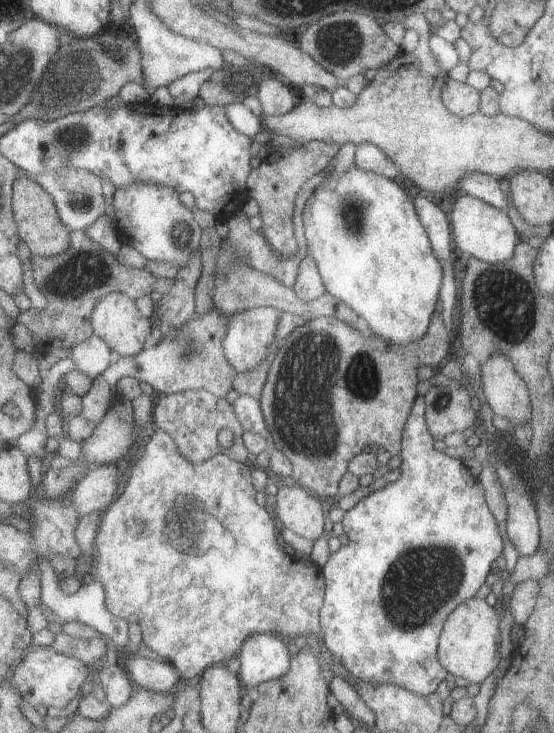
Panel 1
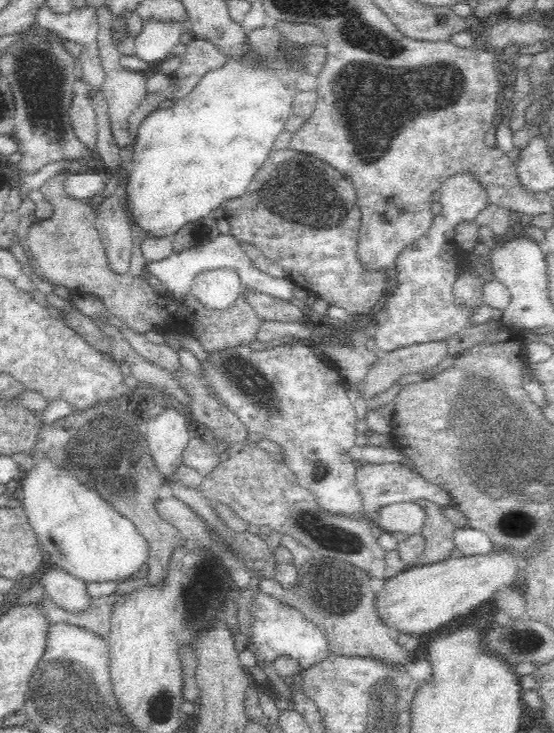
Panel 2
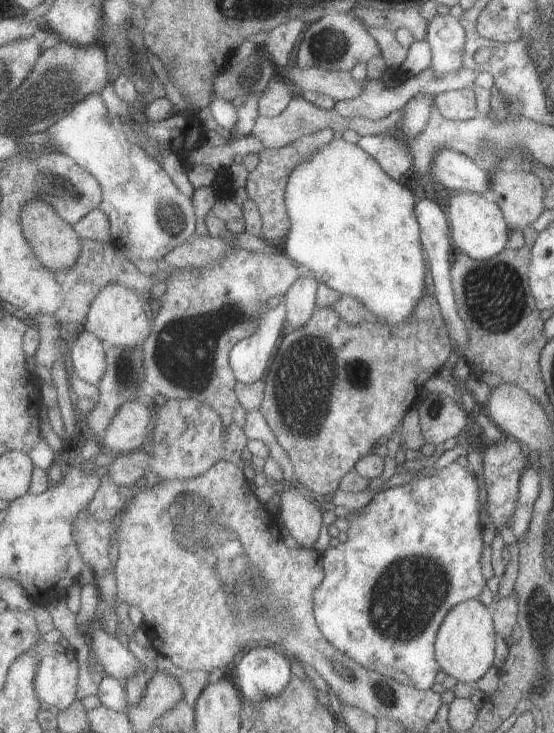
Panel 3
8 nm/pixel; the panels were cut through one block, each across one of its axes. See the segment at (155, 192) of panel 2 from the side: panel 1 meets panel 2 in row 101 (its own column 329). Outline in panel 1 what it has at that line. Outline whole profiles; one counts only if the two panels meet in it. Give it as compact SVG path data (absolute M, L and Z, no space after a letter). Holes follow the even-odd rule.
M353 166L345 176L335 176L331 174L331 180L321 184L313 196L307 200L305 204L305 210L303 210L303 224L305 224L305 236L307 236L307 242L305 242L305 250L311 252L317 262L319 262L319 268L321 268L321 274L323 274L323 280L325 280L325 286L329 290L329 294L337 296L339 300L345 302L345 306L353 308L363 320L367 326L371 326L371 334L375 332L379 338L383 338L387 342L389 348L393 350L403 350L407 348L409 344L415 344L415 342L421 342L423 336L429 334L431 330L431 324L433 324L433 318L435 318L435 310L437 310L437 304L439 304L439 298L441 298L441 284L443 284L443 260L439 260L435 248L433 248L433 240L425 228L425 224L421 222L421 216L417 212L417 206L411 204L405 188L403 188L403 180L391 180L387 176L381 176L381 174L375 174L375 172L365 172L357 166Z

